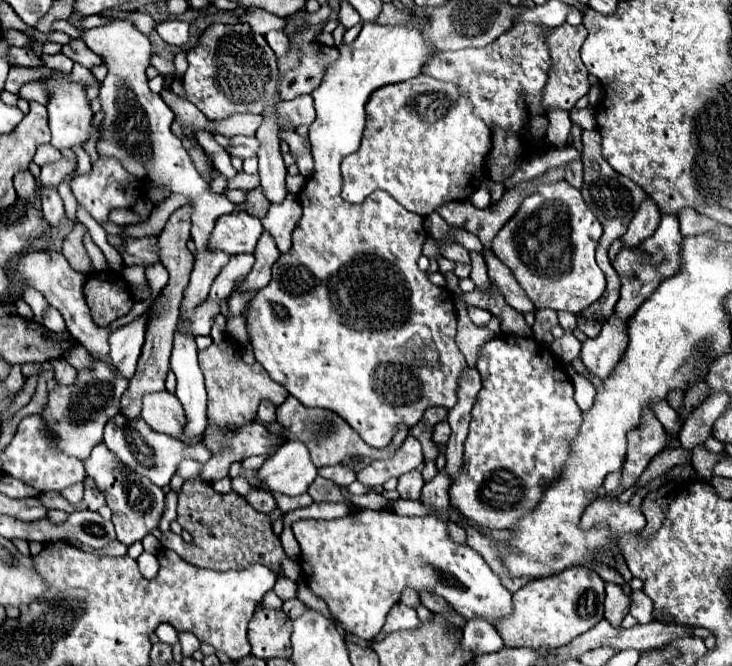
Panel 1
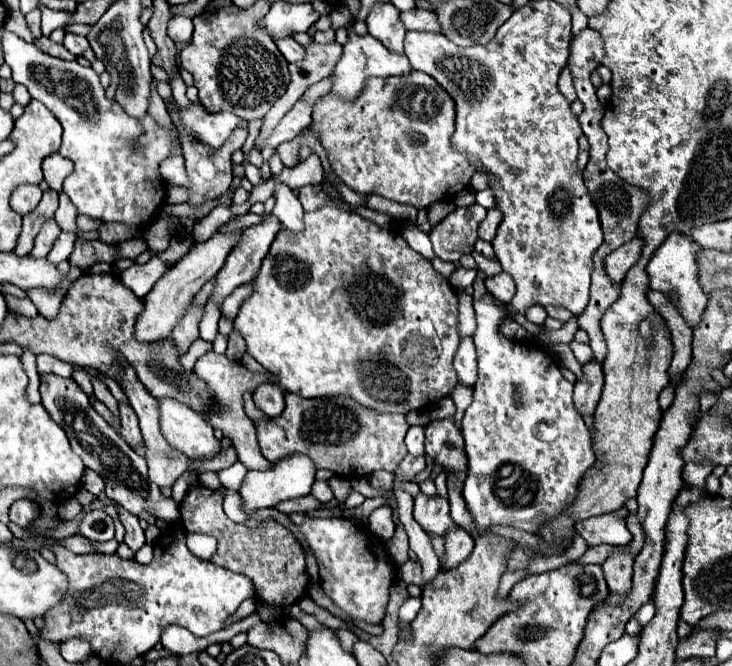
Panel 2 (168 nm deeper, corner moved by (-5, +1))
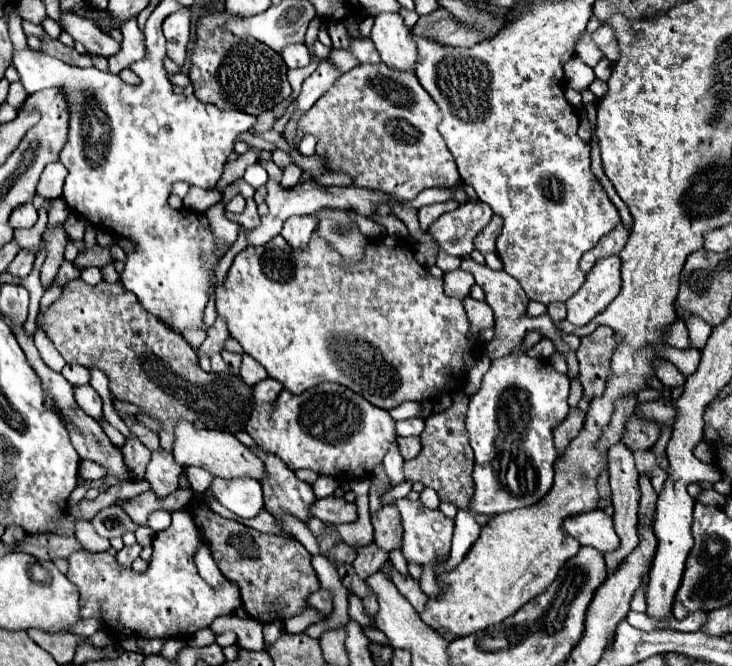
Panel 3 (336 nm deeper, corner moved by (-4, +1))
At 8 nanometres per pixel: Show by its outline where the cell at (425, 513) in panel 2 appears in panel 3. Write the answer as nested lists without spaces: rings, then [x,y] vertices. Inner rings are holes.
[[[396,500],[394,506],[400,510],[402,516],[402,526],[404,526],[404,544],[402,544],[402,554],[406,562],[416,562],[416,564],[428,564],[434,562],[436,558],[446,558],[452,546],[452,534],[454,534],[454,520],[446,518],[440,510],[426,508],[420,500]]]

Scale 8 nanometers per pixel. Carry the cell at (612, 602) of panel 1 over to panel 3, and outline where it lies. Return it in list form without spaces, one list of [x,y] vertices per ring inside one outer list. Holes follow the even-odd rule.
[[[618,442],[614,446],[610,446],[610,488],[612,488],[612,506],[614,506],[614,528],[616,534],[620,538],[620,546],[614,552],[606,552],[606,564],[610,568],[610,572],[618,570],[618,566],[628,558],[630,552],[634,552],[634,548],[638,546],[638,534],[636,534],[636,526],[638,526],[638,504],[640,504],[640,488],[638,488],[638,470],[634,466],[634,456],[632,452],[628,452],[628,448]]]

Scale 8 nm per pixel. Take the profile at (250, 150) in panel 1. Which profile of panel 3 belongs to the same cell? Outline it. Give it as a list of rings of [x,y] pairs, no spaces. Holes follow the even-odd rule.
[[[330,60],[328,62],[322,62],[316,68],[316,72],[310,78],[304,80],[302,92],[300,92],[298,100],[296,100],[294,112],[306,112],[306,110],[310,110],[316,104],[316,100],[336,82],[338,76],[340,74],[338,74],[338,70],[334,68],[334,64]]]

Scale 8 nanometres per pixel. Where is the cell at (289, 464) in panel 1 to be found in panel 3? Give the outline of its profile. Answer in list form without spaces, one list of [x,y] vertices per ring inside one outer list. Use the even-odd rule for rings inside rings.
[[[214,478],[216,500],[240,518],[256,518],[264,510],[262,486],[254,478]]]

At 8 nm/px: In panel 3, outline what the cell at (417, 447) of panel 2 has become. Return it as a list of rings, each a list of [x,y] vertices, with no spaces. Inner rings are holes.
[[[410,418],[404,422],[396,422],[398,436],[420,436],[424,430],[424,418]]]

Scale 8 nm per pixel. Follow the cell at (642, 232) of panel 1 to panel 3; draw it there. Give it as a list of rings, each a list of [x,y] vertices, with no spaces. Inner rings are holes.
[[[616,254],[598,260],[598,264],[586,276],[586,282],[580,288],[580,292],[566,302],[568,306],[566,320],[570,324],[586,326],[618,296],[622,288],[620,268],[622,268],[622,260]]]

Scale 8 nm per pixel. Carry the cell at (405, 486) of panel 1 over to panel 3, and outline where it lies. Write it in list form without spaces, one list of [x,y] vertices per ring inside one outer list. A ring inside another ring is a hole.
[[[398,438],[398,448],[400,448],[400,454],[402,454],[404,460],[416,458],[422,450],[418,438]]]

